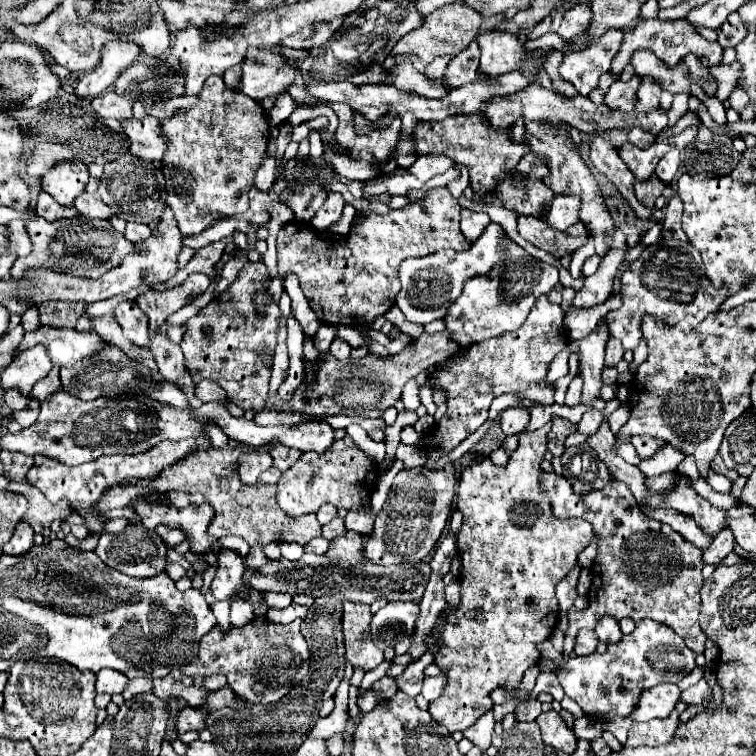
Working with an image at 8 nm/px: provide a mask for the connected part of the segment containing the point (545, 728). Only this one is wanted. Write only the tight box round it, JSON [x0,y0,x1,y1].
[537,711,577,753]

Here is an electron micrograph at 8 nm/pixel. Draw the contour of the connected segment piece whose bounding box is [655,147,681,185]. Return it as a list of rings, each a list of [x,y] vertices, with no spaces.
[[[671,149],[669,153],[665,153],[663,157],[661,157],[661,161],[657,163],[657,169],[655,169],[655,173],[657,173],[657,177],[661,177],[661,181],[667,181],[667,185],[673,181],[673,177],[675,177],[675,173],[677,173],[677,169],[679,169],[679,163],[681,163],[681,159],[679,159],[679,149]]]

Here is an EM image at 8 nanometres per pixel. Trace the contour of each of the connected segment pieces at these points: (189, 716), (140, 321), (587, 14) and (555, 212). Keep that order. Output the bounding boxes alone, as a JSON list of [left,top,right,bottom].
[[175,707,207,733],[113,301,149,347],[559,3,593,41],[547,195,579,229]]

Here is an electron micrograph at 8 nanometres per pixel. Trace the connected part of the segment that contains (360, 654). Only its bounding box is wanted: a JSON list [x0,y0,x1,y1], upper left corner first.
[343,602,385,671]

